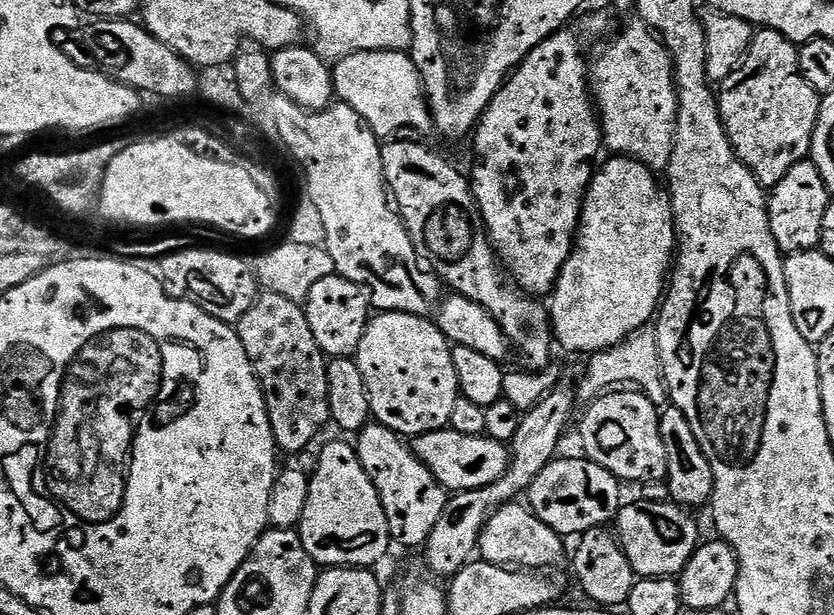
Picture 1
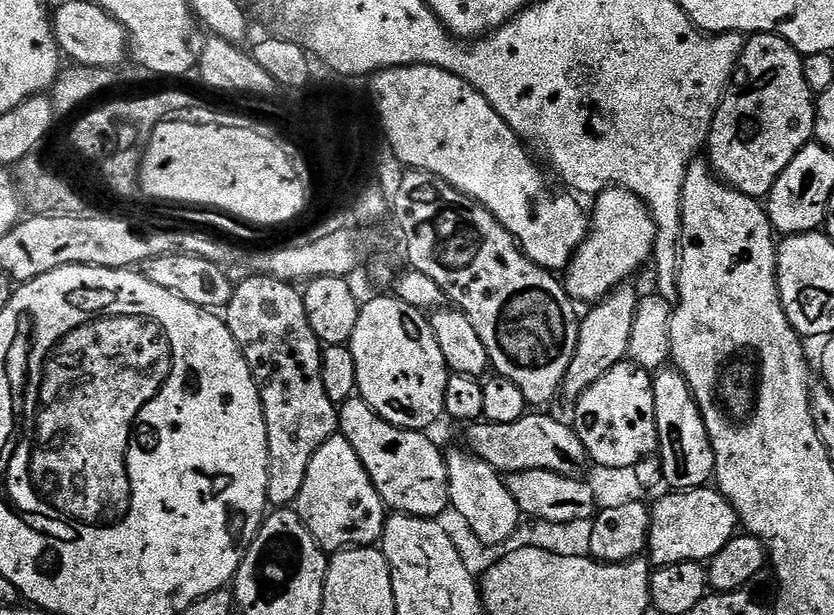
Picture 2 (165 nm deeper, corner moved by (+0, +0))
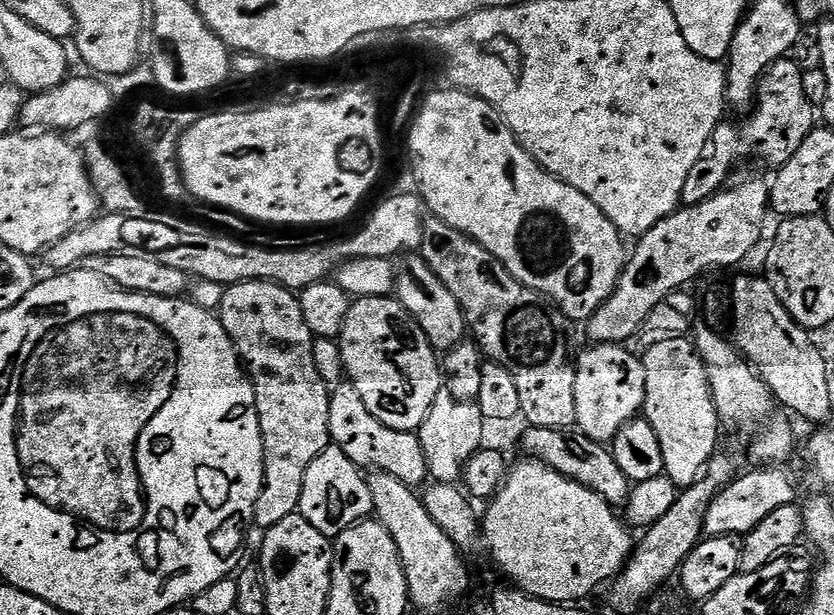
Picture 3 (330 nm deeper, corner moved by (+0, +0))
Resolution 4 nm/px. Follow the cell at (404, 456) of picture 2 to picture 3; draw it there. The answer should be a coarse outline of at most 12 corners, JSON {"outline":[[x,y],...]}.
{"outline":[[350,382],[331,389],[331,443],[361,470],[415,489],[429,479],[416,432],[366,410]]}

